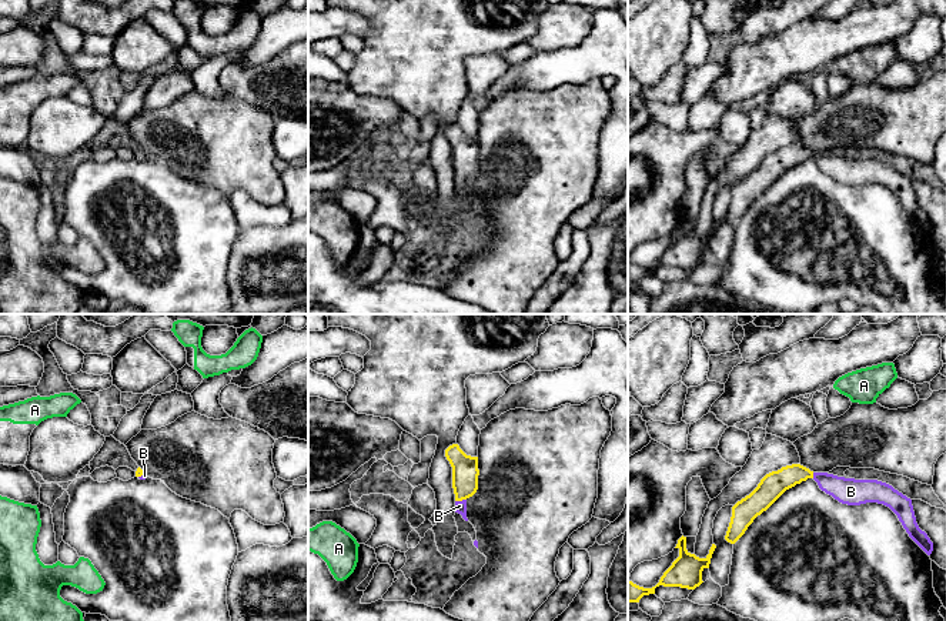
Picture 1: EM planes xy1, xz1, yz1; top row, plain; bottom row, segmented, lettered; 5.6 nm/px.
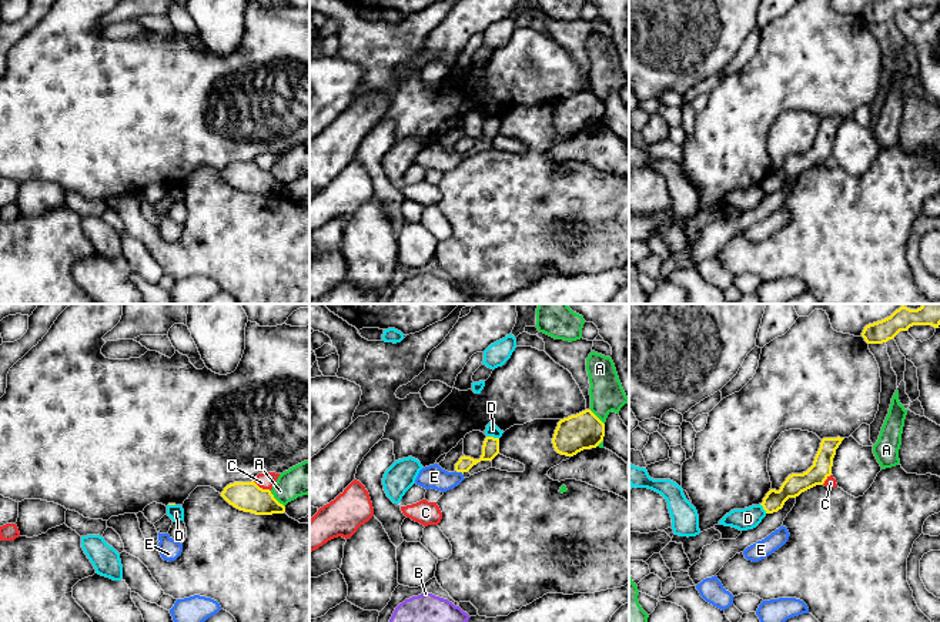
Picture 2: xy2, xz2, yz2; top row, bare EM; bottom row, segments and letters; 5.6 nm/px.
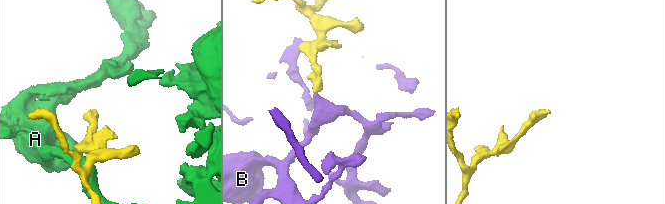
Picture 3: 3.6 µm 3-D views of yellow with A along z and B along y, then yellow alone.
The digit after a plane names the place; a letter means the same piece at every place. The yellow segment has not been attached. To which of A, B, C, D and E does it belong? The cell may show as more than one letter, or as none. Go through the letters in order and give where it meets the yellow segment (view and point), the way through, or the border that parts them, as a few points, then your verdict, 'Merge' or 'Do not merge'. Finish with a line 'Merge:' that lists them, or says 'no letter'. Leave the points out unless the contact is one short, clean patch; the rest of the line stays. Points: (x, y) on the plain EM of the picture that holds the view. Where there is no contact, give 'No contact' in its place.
A: Touches yellow at xy2 (276, 180). Do not merge
B: Touches yellow at xz1 (460, 180). Path across: xz1 (465, 152), (465, 166), (460, 180), (460, 186). Merge
C: Touches yellow at xy2 (261, 169). Do not merge
D: Touches yellow at xz2 (492, 117). Boundary: xz2 (487, 116), (498, 119). Do not merge
E: Touches yellow at xz2 (460, 151). Boundary: xz2 (455, 150), (462, 153). Do not merge
Merge: B

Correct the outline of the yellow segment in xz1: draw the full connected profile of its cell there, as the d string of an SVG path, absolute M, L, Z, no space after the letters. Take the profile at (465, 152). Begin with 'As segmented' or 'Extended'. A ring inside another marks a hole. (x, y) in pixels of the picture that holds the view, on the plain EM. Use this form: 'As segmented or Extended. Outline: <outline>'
Extended. Outline: M458 124L445 130L445 137L452 147L452 168L455 174L455 193L467 198L467 180L478 170L478 137L467 136Z

